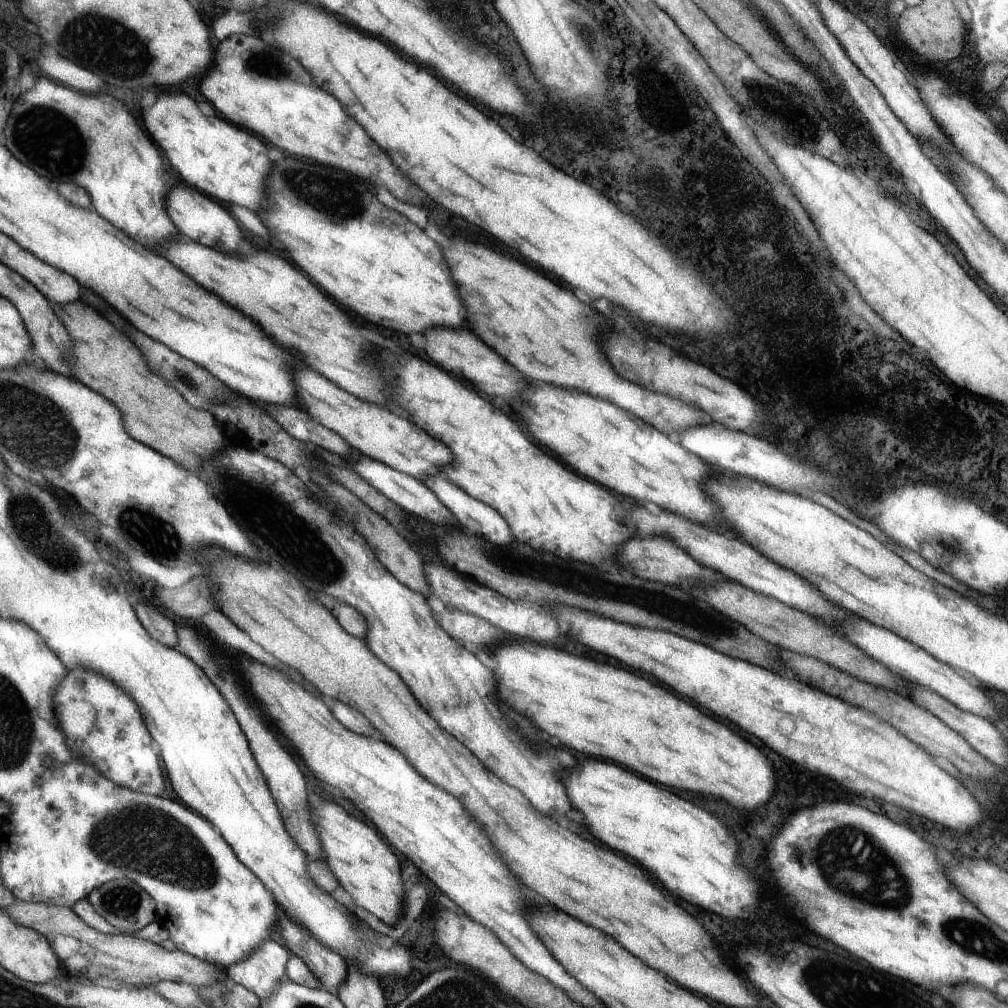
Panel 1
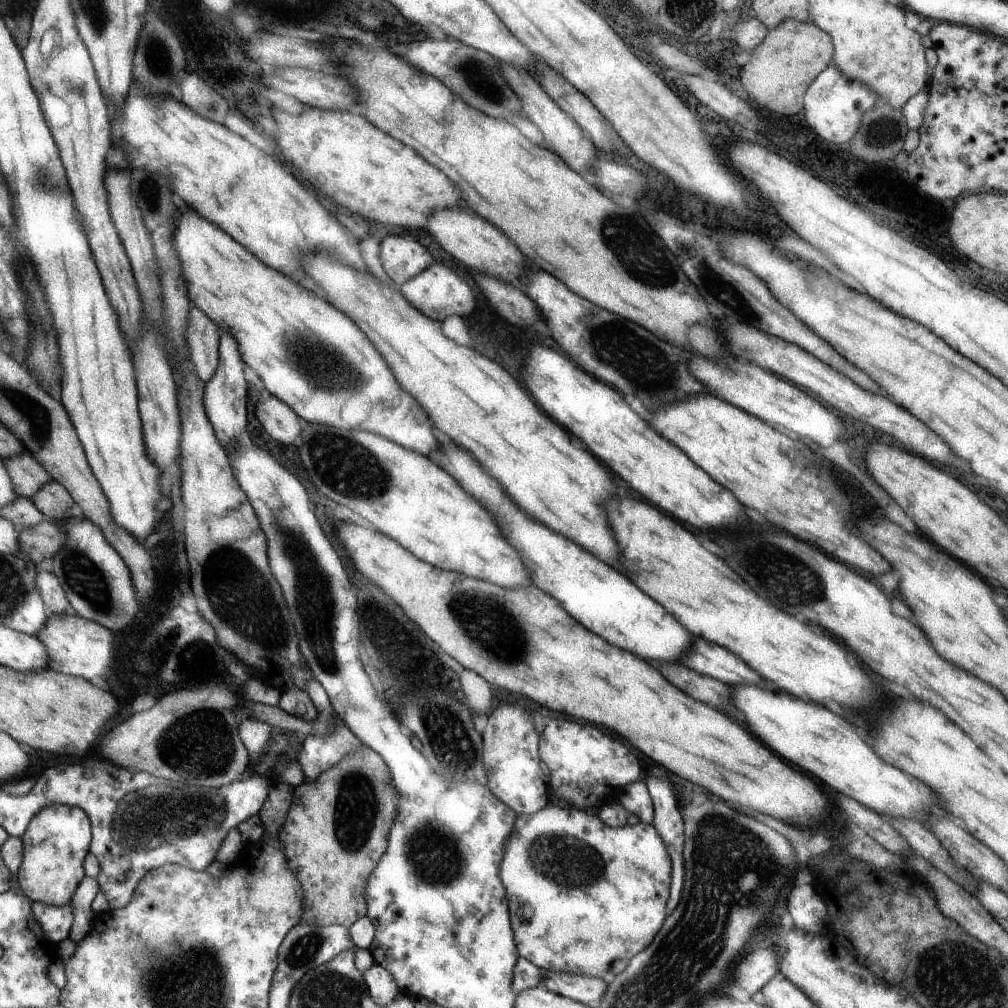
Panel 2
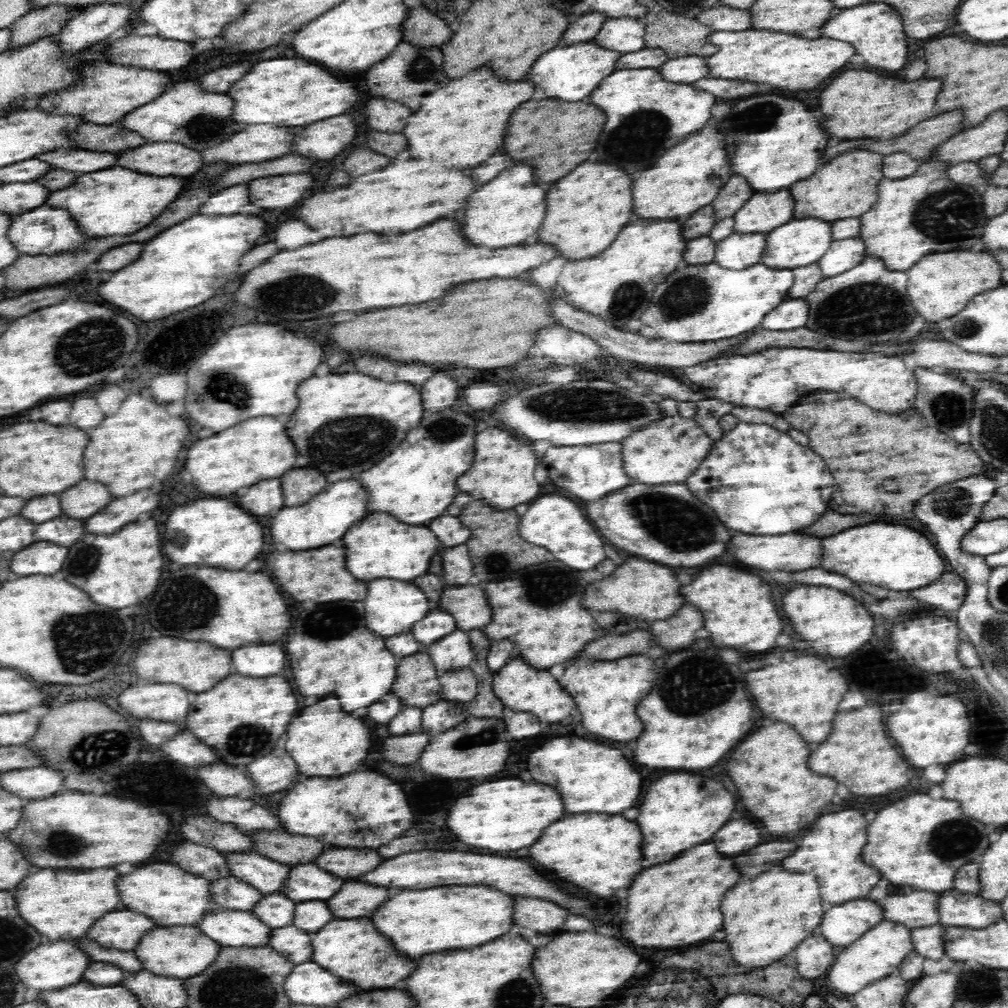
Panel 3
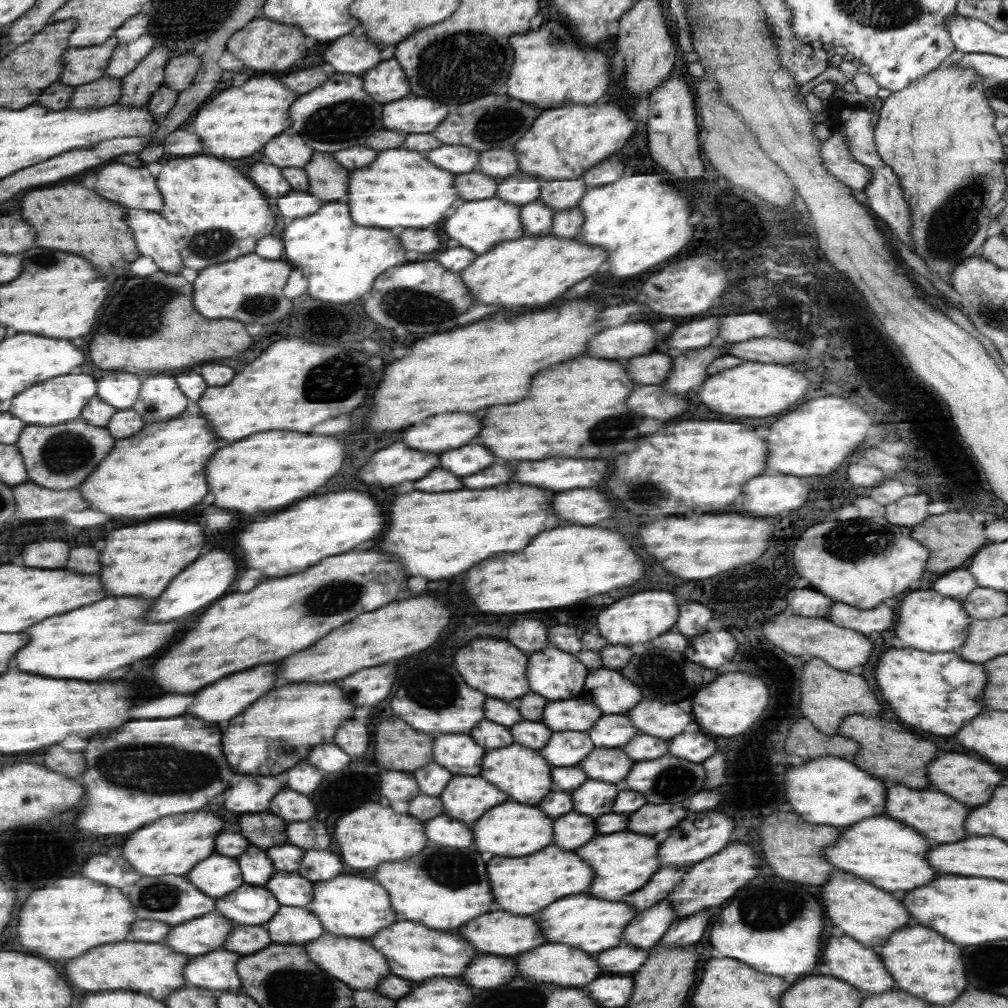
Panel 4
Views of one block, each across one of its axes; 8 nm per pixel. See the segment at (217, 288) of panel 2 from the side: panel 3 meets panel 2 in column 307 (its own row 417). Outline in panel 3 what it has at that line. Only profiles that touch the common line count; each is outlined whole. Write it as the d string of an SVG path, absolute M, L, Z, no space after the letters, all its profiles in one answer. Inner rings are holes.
M360 372L330 374L324 378L312 376L298 386L296 396L300 404L292 412L290 420L286 422L286 434L294 442L298 454L308 456L310 460L308 468L316 468L322 472L332 472L332 470L364 472L366 468L382 460L382 456L388 456L404 440L406 432L414 428L422 418L421 394L416 388L412 388L406 382L400 382L400 384L398 382L378 382Z

